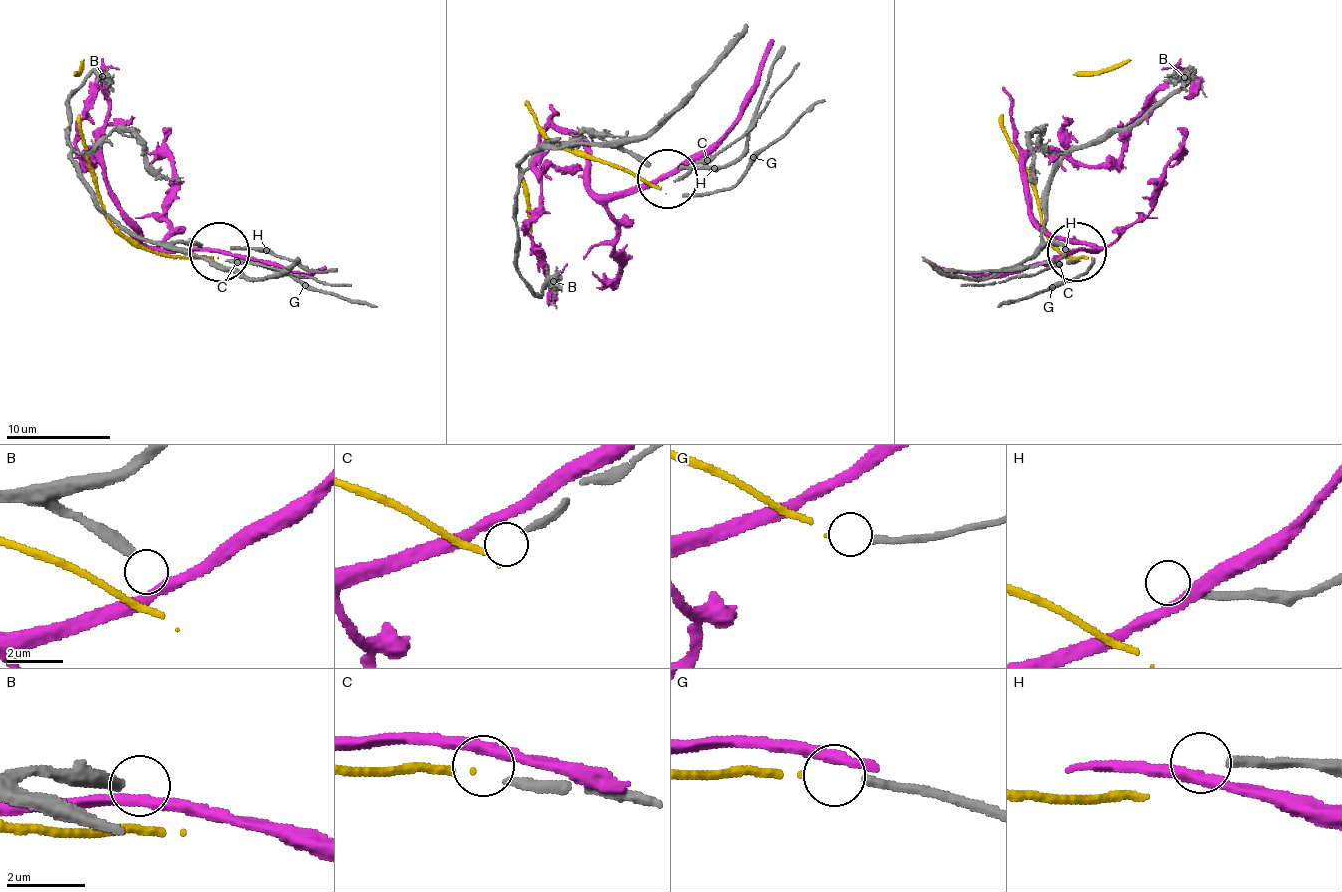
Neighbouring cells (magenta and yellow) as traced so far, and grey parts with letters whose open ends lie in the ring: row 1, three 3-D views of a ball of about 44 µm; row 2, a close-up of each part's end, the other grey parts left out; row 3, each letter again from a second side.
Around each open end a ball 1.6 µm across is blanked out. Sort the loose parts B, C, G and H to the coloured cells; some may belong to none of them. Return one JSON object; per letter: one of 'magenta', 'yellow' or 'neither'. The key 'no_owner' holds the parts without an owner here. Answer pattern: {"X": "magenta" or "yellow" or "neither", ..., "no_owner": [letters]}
{"B": "neither", "C": "neither", "G": "yellow", "H": "neither", "no_owner": ["B", "C", "H"]}

